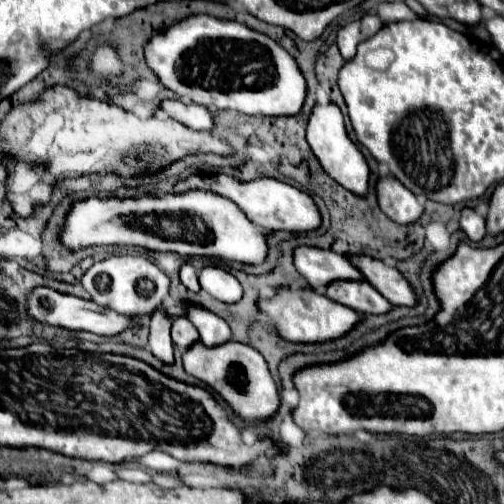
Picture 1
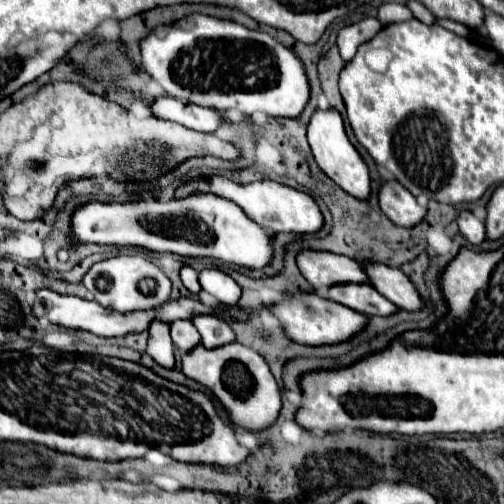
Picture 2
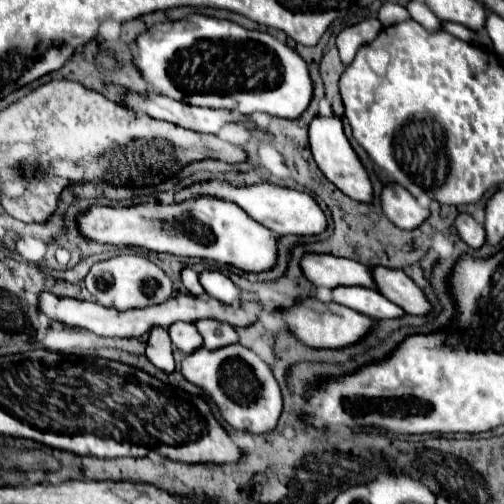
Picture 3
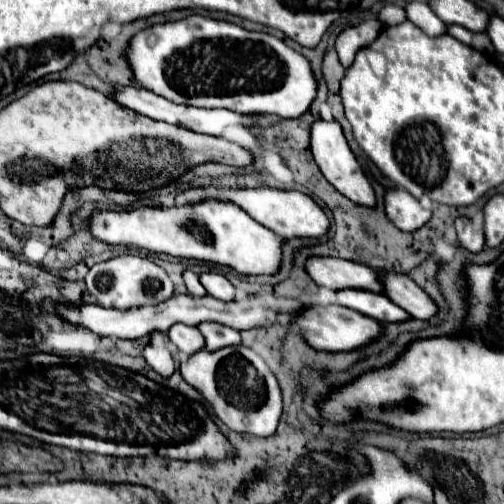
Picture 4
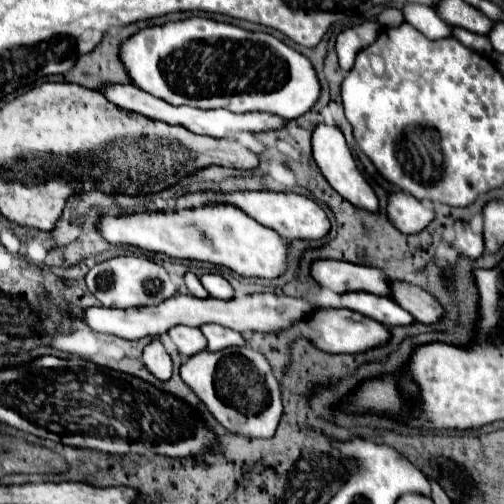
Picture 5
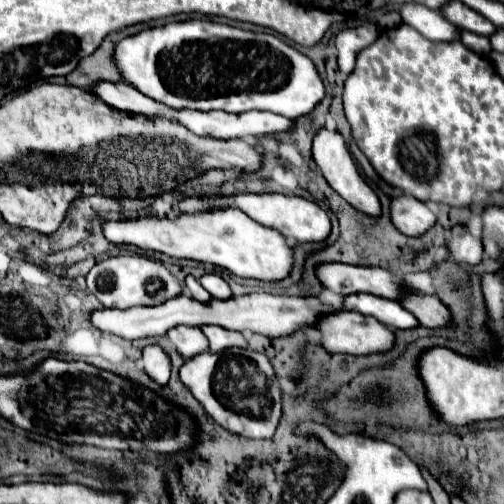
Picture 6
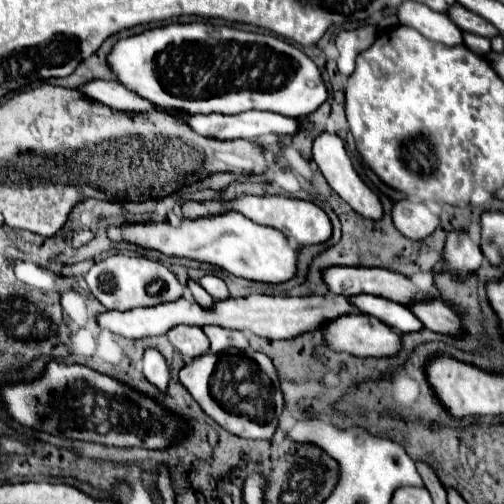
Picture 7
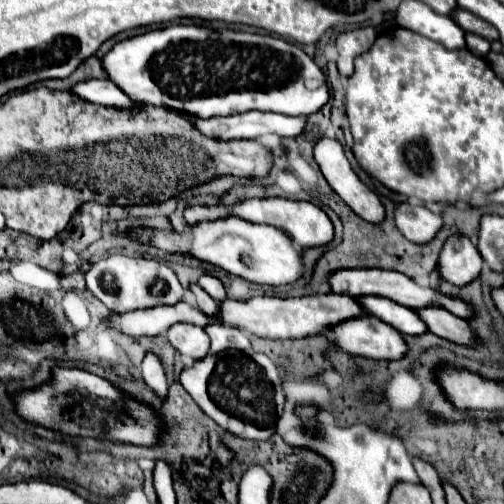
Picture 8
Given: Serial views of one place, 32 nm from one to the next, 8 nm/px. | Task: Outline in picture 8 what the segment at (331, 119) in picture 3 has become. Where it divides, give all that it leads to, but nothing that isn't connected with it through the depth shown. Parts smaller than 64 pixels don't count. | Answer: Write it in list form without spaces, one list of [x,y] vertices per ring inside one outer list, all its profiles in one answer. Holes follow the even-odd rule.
[[[320,138],[316,144],[314,144],[314,160],[318,164],[318,168],[322,170],[326,182],[330,184],[330,188],[364,220],[368,222],[382,222],[384,220],[384,206],[382,202],[378,200],[378,196],[358,178],[358,174],[352,170],[346,154],[344,154],[344,146],[336,140],[336,138]]]

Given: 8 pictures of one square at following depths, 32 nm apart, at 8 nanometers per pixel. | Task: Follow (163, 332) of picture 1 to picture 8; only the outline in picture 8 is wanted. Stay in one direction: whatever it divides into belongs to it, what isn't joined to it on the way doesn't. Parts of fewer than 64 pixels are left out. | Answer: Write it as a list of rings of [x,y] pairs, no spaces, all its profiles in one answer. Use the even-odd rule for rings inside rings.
[[[148,352],[148,354],[144,356],[144,362],[142,362],[142,378],[146,380],[146,384],[148,384],[160,398],[166,398],[168,380],[166,380],[164,364],[162,364],[162,360],[160,360],[158,354]]]

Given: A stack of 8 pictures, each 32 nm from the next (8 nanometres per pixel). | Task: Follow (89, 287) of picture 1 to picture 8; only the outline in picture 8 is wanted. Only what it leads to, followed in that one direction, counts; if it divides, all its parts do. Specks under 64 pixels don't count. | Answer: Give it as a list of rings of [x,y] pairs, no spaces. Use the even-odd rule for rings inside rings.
[[[108,256],[86,272],[86,284],[88,290],[112,312],[130,312],[136,308],[152,308],[162,304],[176,304],[182,300],[184,288],[178,282],[176,274],[158,260],[146,260],[146,258],[132,258],[132,256]]]

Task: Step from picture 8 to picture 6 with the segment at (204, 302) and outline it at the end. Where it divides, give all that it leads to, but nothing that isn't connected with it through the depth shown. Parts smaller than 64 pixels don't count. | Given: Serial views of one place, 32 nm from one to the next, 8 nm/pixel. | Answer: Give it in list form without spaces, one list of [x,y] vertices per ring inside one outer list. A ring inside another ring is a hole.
[[[186,276],[186,288],[188,288],[190,294],[192,294],[196,300],[200,300],[200,302],[208,302],[208,300],[212,298],[194,276]]]

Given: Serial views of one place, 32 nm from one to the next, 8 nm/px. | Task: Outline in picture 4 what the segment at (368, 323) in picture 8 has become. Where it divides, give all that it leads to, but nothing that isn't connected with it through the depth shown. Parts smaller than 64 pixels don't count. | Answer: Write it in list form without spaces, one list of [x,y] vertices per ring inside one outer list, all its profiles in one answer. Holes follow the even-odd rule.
[[[310,304],[308,312],[304,312],[300,318],[292,320],[294,326],[298,326],[300,336],[316,350],[328,350],[328,352],[342,352],[342,350],[354,350],[362,344],[368,344],[372,338],[380,334],[380,324],[360,312],[352,312],[350,308],[344,306],[320,306],[320,304]]]

